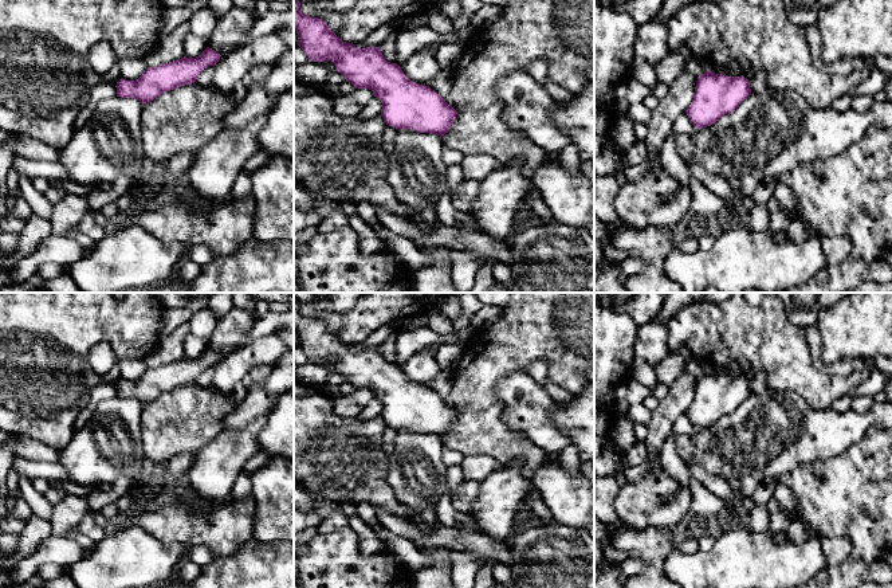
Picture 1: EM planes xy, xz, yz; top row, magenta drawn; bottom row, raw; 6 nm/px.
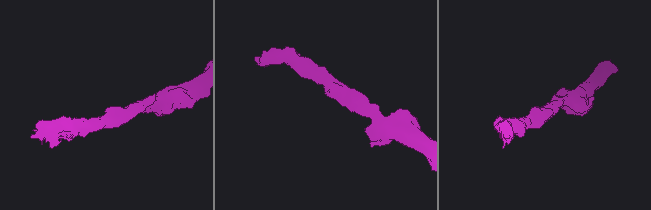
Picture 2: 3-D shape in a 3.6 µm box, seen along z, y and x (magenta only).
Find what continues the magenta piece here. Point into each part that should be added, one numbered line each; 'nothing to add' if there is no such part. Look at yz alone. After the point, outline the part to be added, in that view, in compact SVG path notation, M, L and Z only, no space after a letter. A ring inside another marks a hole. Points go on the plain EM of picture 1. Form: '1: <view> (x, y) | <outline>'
nothing to add

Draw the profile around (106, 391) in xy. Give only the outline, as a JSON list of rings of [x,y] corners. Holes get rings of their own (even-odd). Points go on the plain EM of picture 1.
[[[105,383],[94,387],[90,391],[90,399],[75,420],[75,431],[86,426],[87,420],[93,416],[95,407],[103,401],[117,397],[117,383]]]

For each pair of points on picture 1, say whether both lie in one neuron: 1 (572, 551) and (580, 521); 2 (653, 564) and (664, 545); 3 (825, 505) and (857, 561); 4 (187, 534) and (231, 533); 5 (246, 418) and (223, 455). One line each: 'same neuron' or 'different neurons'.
1: different neurons
2: same neuron
3: same neuron
4: same neuron
5: different neurons

